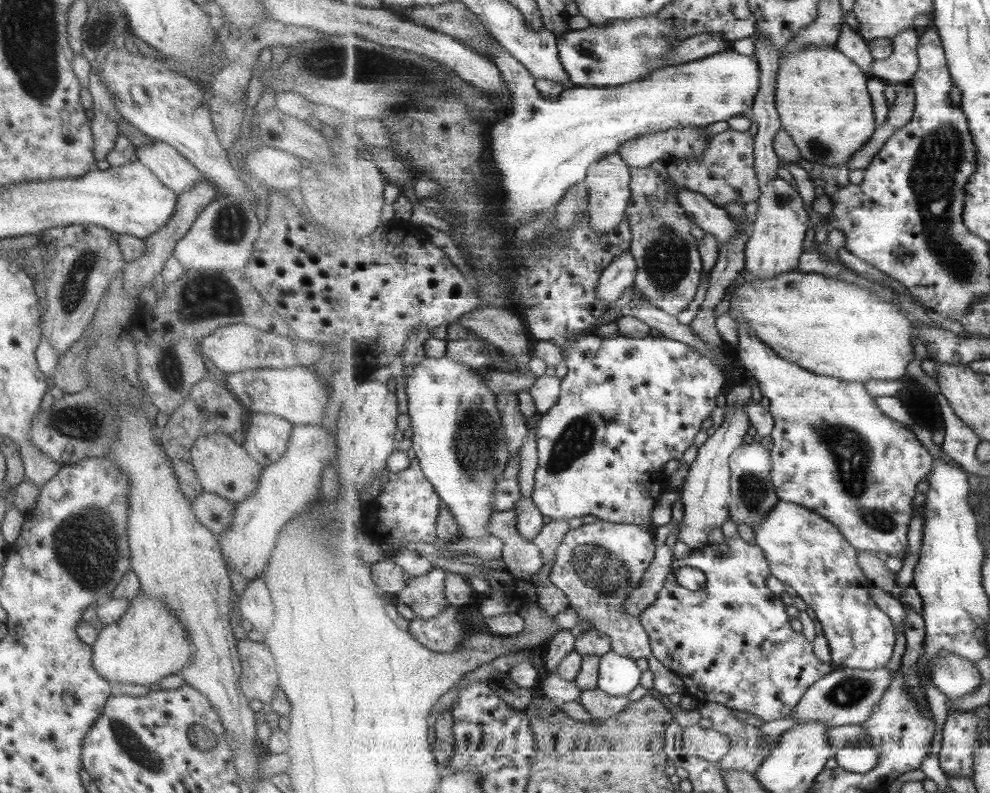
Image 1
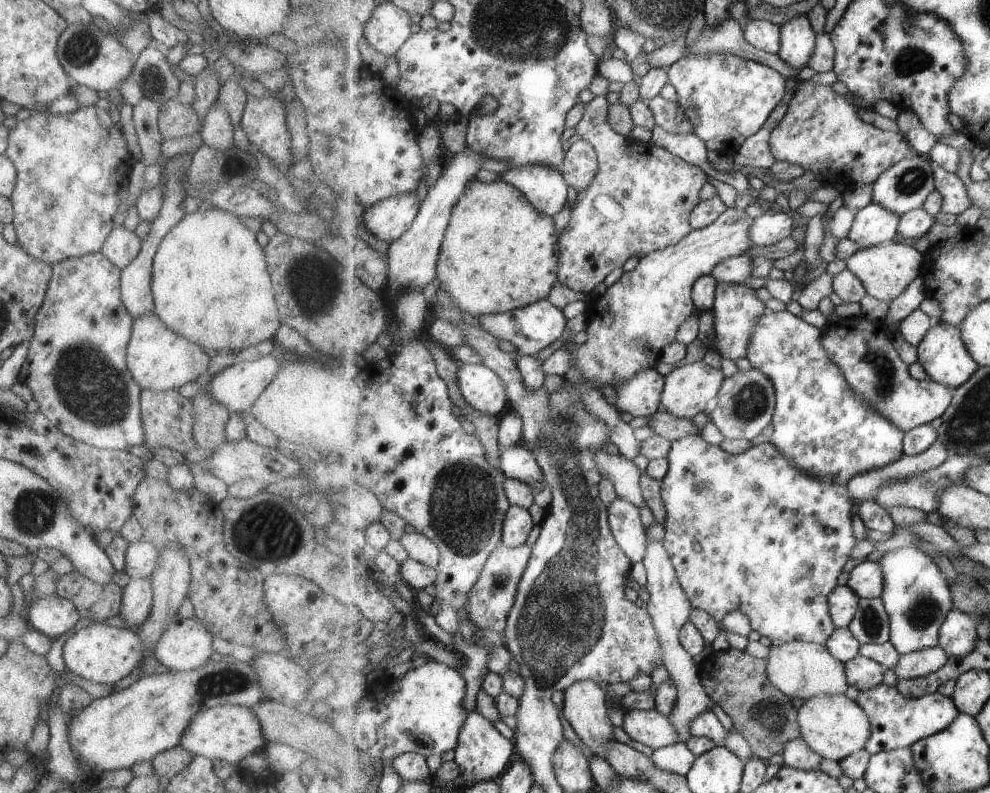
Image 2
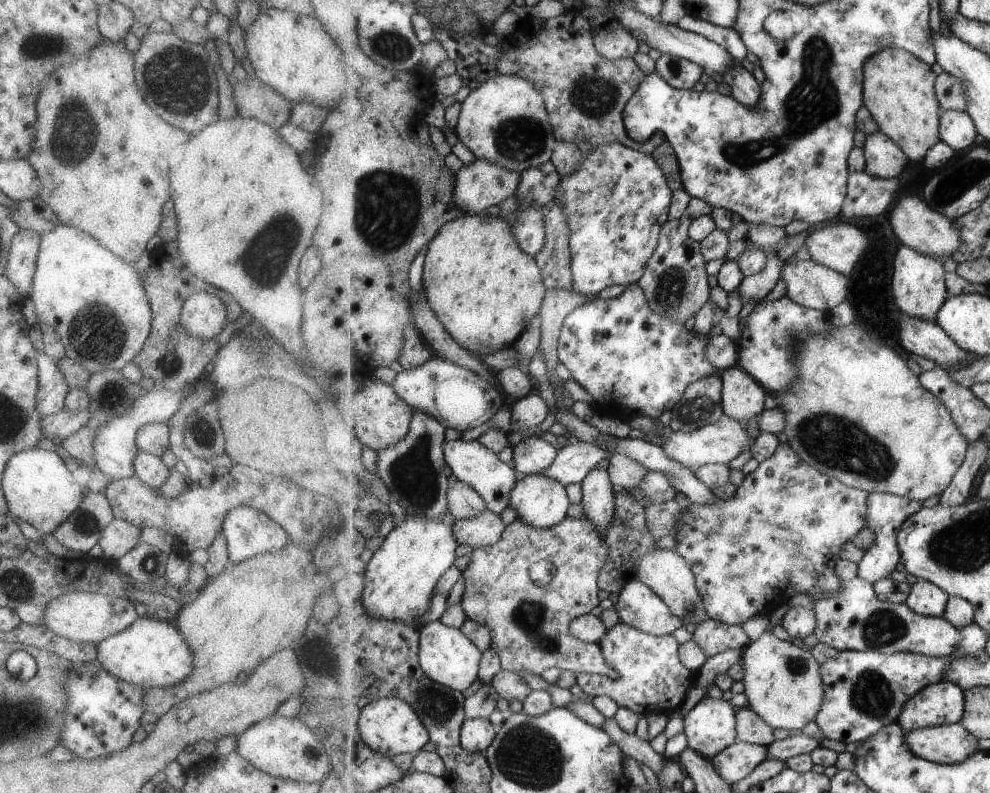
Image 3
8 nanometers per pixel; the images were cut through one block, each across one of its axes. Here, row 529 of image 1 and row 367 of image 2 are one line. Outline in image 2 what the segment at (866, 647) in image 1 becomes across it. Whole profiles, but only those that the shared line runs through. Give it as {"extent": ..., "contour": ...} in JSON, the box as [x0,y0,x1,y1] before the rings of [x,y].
{"extent":[746,310,906,485],"contour":[[[787,310],[767,311],[757,320],[752,337],[749,338],[746,358],[752,367],[768,375],[776,387],[777,405],[770,442],[795,467],[813,475],[833,477],[836,483],[848,485],[857,474],[899,461],[904,456],[906,433],[898,430],[888,419],[882,418],[862,395],[856,394],[841,370],[829,358],[821,343],[821,334],[822,330],[817,326],[811,326]]]}

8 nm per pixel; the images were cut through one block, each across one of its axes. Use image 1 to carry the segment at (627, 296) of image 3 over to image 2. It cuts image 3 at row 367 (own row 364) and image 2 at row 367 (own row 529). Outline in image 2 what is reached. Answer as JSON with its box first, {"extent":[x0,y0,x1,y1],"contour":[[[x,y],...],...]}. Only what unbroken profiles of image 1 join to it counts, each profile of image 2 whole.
{"extent":[615,368,666,417],"contour":[[[655,368],[642,369],[625,383],[615,388],[617,391],[617,408],[624,417],[651,417],[660,410],[666,376],[661,376]]]}

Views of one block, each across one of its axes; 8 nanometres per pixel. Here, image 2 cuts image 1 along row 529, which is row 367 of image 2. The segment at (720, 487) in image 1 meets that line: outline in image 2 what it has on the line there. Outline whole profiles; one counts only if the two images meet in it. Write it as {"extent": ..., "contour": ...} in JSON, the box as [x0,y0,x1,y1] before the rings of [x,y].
{"extent":[660,360,726,419],"contour":[[[703,360],[681,368],[675,368],[666,376],[660,410],[661,412],[669,412],[678,418],[692,419],[715,401],[725,380],[726,377],[722,368],[717,370],[717,368],[709,366],[709,364],[705,364]]]}

